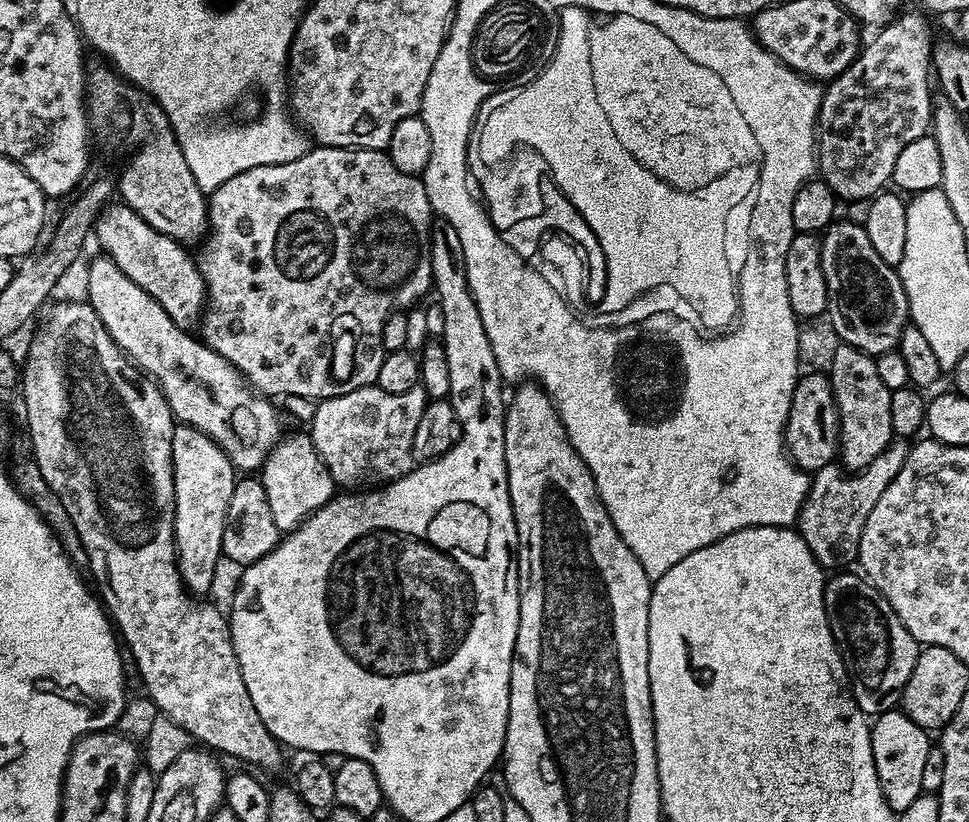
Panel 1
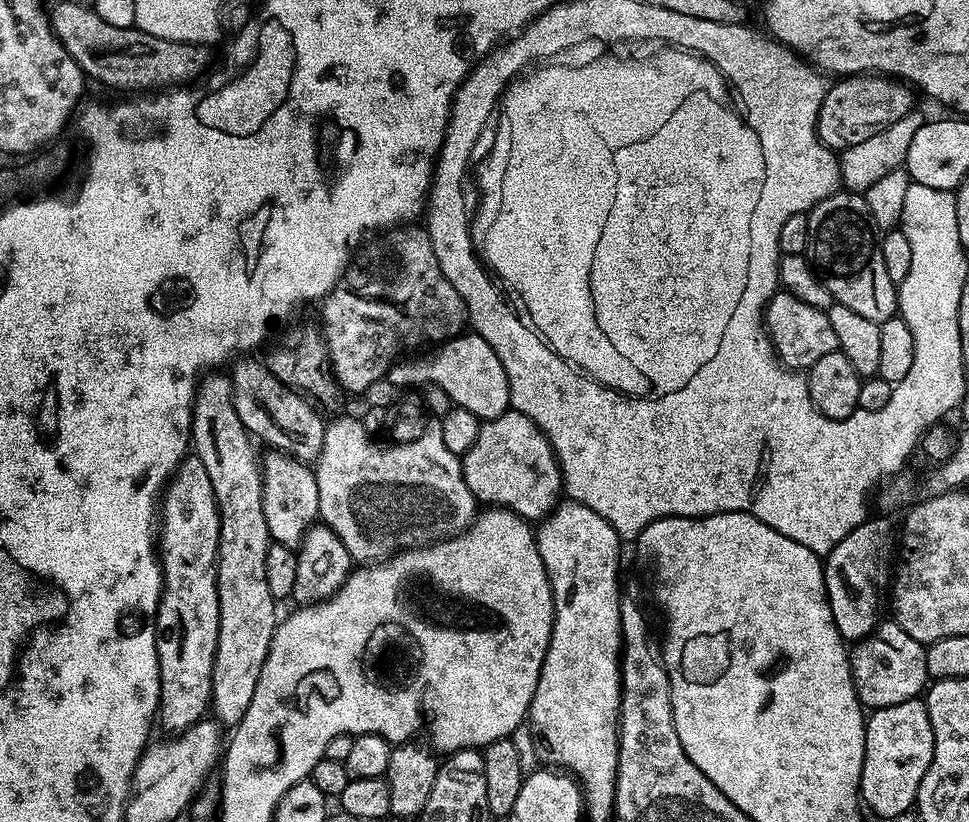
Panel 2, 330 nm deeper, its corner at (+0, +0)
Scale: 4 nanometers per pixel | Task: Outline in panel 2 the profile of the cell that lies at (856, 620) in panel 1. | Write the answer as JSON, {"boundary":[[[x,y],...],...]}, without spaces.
{"boundary":[[[881,622],[876,631],[859,641],[851,649],[852,681],[861,705],[875,710],[894,706],[898,702],[915,700],[925,691],[930,677],[926,670],[926,648],[919,644],[902,626],[895,622]]]}

